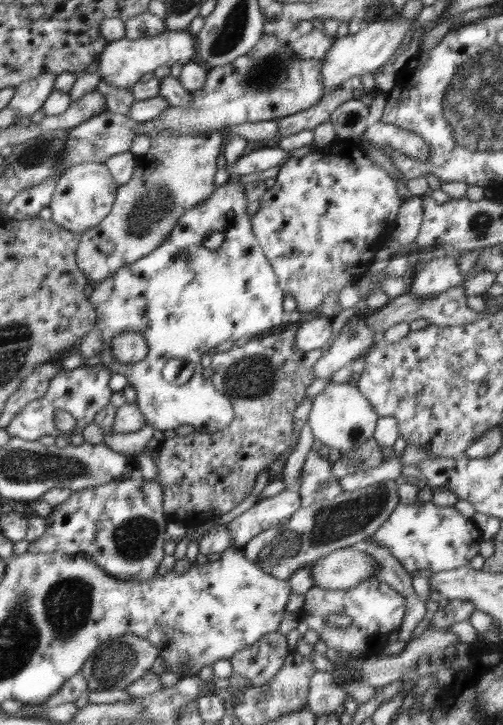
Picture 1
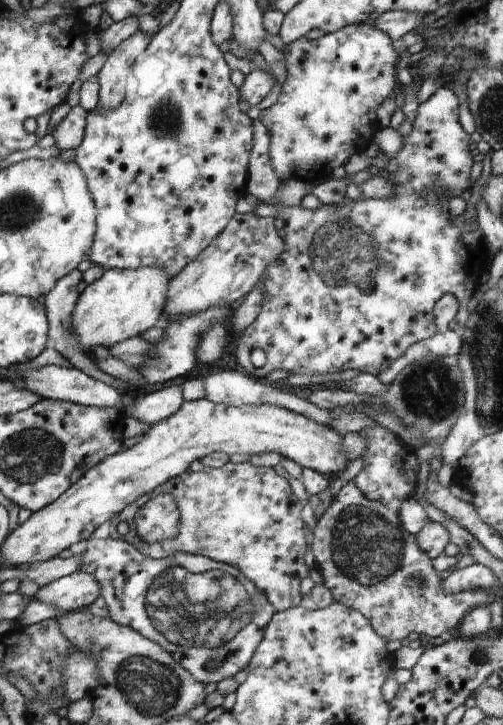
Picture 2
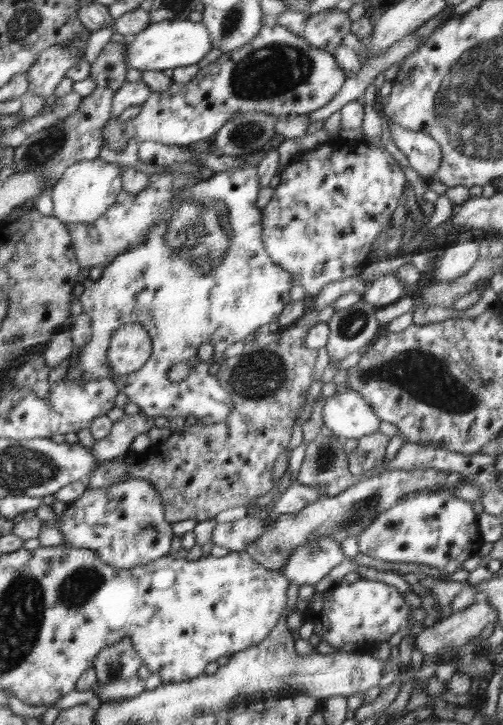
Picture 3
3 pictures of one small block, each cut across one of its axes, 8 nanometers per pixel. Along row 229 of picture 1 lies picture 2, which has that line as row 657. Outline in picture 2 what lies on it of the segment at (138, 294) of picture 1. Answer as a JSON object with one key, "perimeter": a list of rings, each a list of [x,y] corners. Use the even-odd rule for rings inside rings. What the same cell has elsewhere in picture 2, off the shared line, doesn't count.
{"perimeter":[[[107,537],[88,539],[86,550],[80,556],[82,562],[78,571],[85,571],[97,578],[99,596],[106,602],[107,617],[162,646],[162,650],[172,654],[172,658],[180,662],[180,666],[186,668],[200,684],[218,684],[247,668],[264,638],[266,625],[275,613],[266,596],[237,568],[202,555],[176,552],[165,559],[153,559],[144,556],[126,541]],[[214,660],[220,662],[220,666],[210,670],[208,664]]]}

